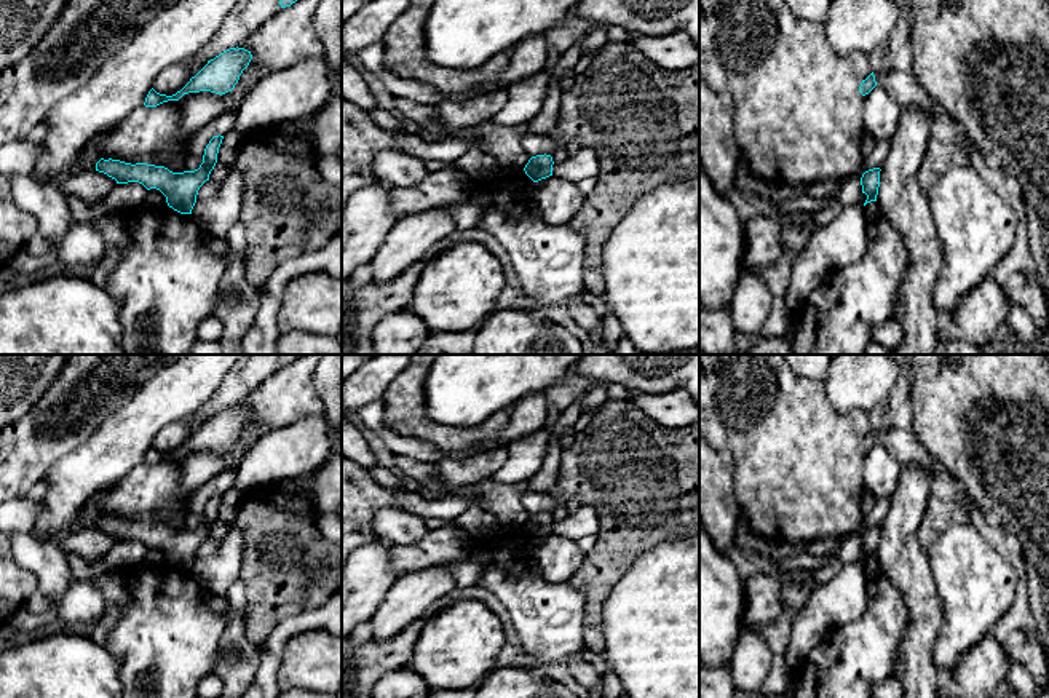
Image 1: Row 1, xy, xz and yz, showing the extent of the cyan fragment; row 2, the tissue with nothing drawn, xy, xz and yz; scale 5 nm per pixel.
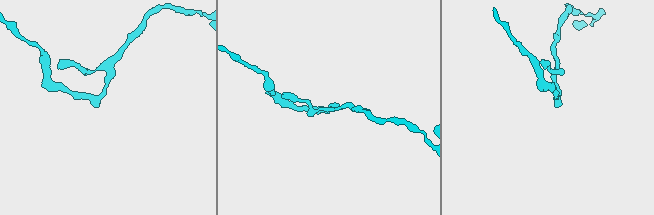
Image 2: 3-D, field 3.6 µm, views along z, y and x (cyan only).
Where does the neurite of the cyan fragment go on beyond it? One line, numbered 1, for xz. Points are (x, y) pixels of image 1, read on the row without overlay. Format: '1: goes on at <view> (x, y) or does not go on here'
1: does not go on here

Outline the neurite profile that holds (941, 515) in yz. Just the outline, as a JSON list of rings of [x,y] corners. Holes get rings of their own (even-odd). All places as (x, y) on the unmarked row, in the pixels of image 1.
[[[931,495],[918,527],[918,540],[923,548],[929,549],[945,530],[964,524],[971,524],[964,502]]]

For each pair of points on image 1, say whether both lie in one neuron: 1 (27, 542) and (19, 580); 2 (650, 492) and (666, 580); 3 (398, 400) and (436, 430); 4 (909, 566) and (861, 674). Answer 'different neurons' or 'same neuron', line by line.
1: different neurons
2: different neurons
3: same neuron
4: different neurons

